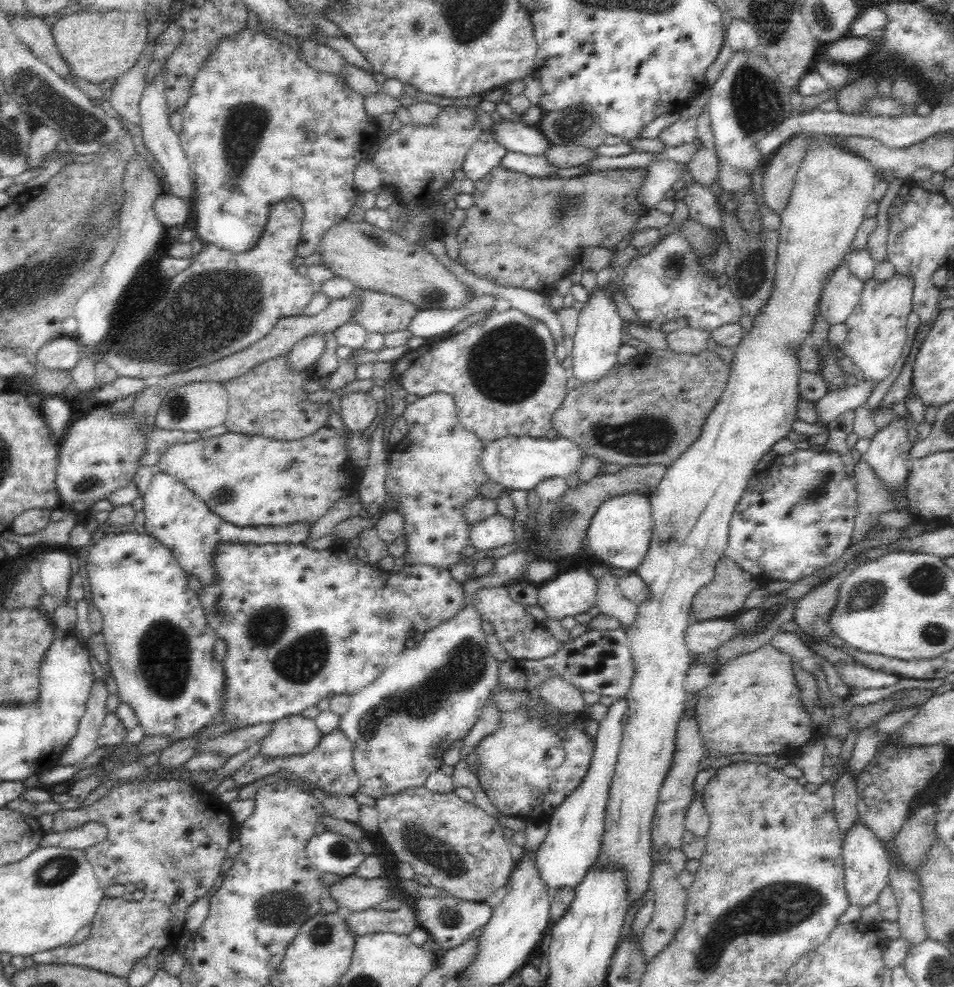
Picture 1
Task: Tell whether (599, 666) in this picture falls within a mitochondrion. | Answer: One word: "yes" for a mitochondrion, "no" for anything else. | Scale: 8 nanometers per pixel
no

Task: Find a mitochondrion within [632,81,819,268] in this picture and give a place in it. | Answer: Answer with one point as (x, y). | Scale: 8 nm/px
(715, 246)

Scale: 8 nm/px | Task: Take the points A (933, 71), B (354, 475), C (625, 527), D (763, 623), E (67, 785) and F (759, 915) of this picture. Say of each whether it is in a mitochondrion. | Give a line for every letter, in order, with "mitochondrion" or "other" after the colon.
A: mitochondrion
B: other
C: other
D: mitochondrion
E: other
F: mitochondrion

